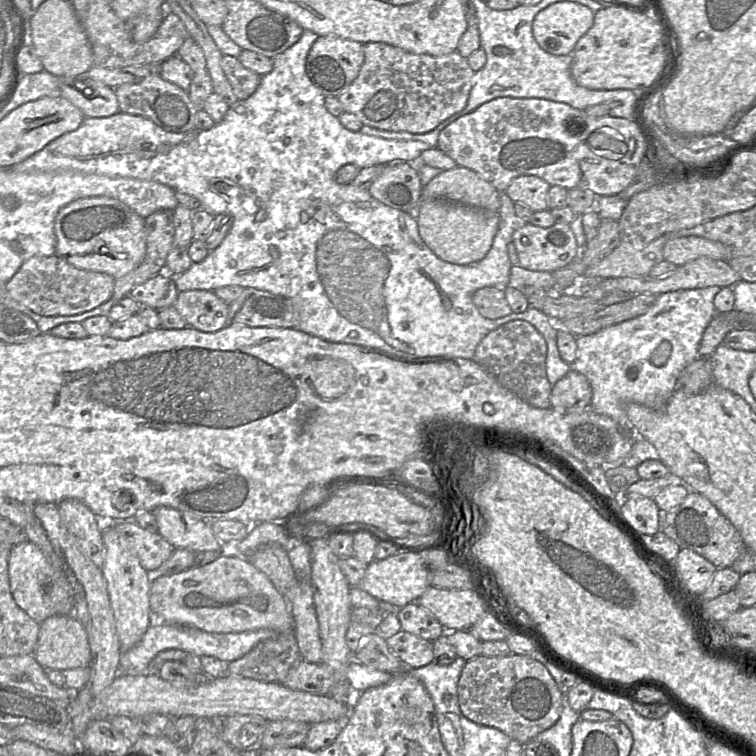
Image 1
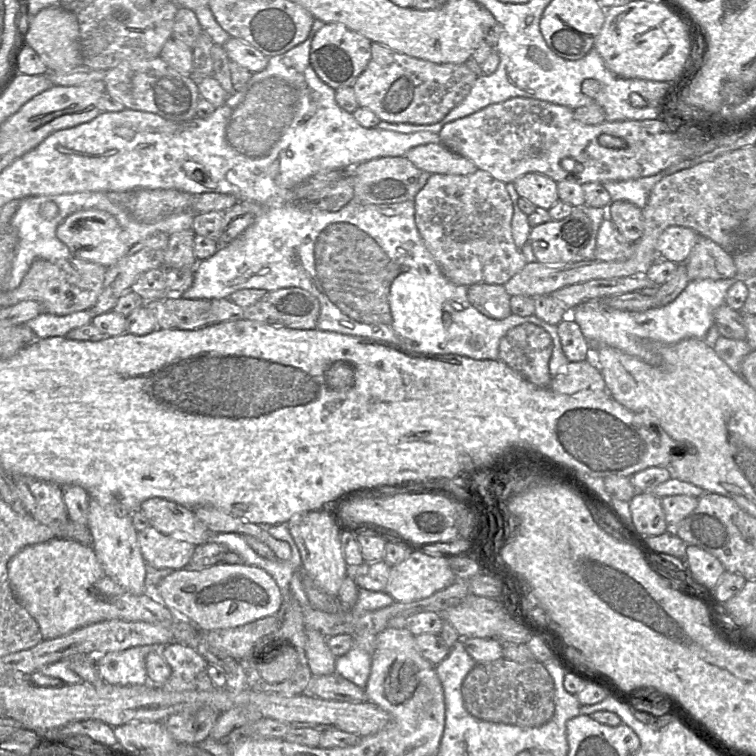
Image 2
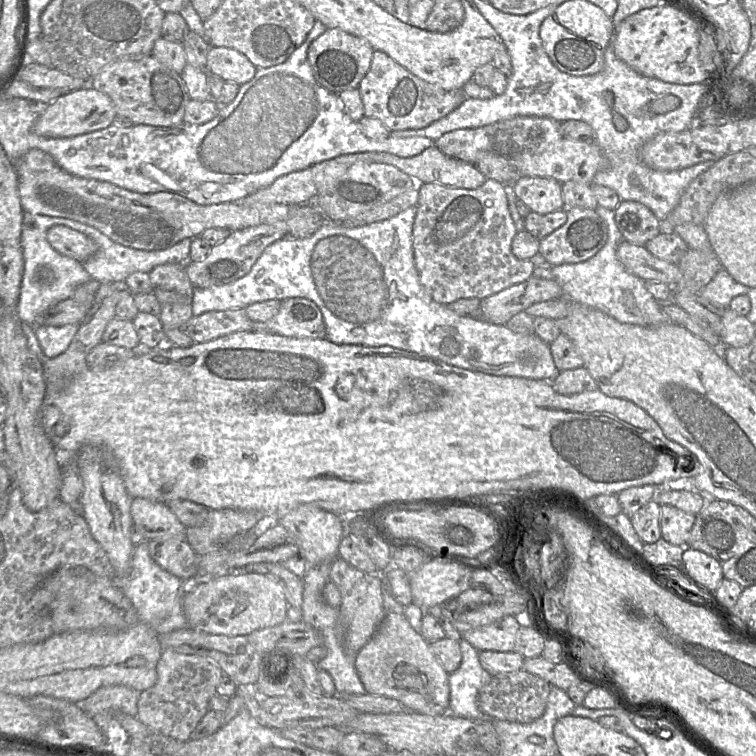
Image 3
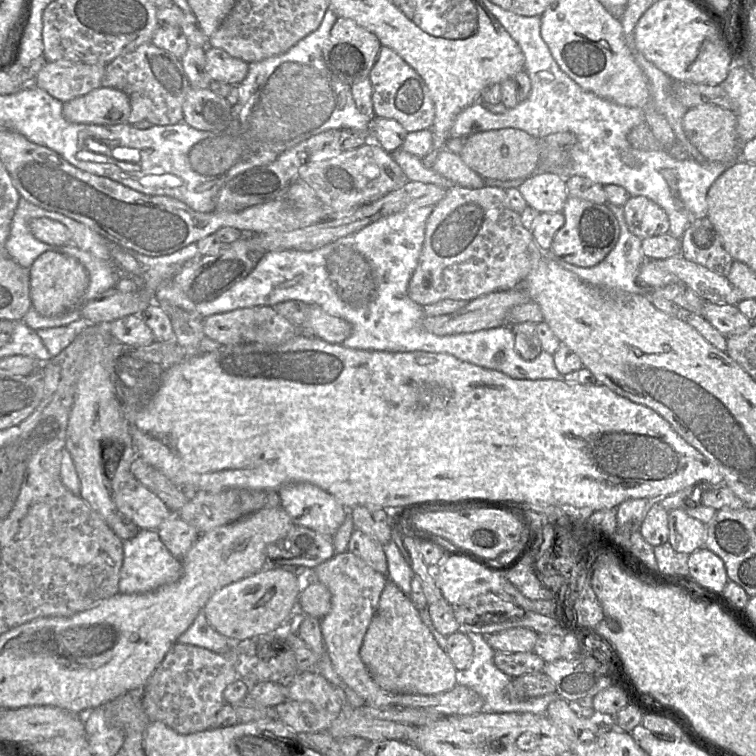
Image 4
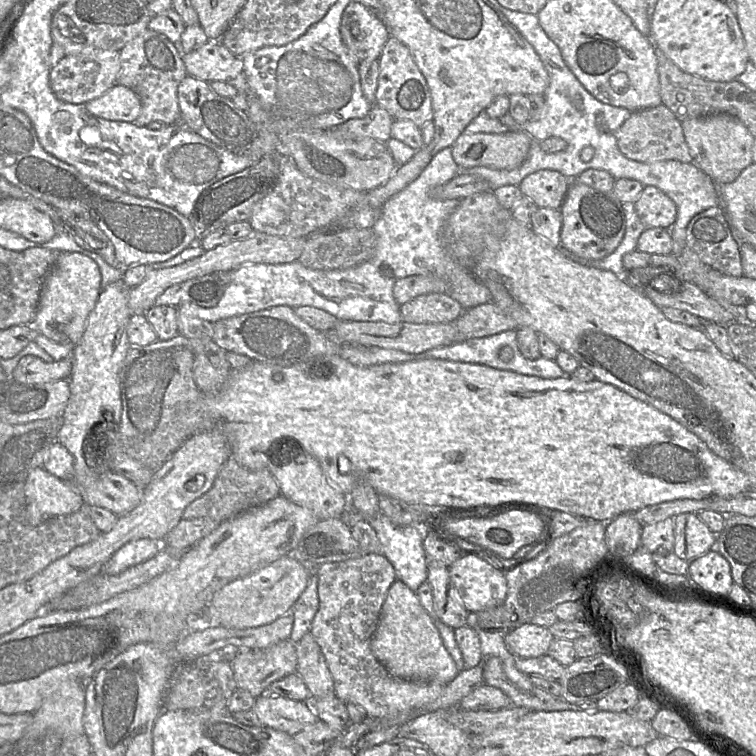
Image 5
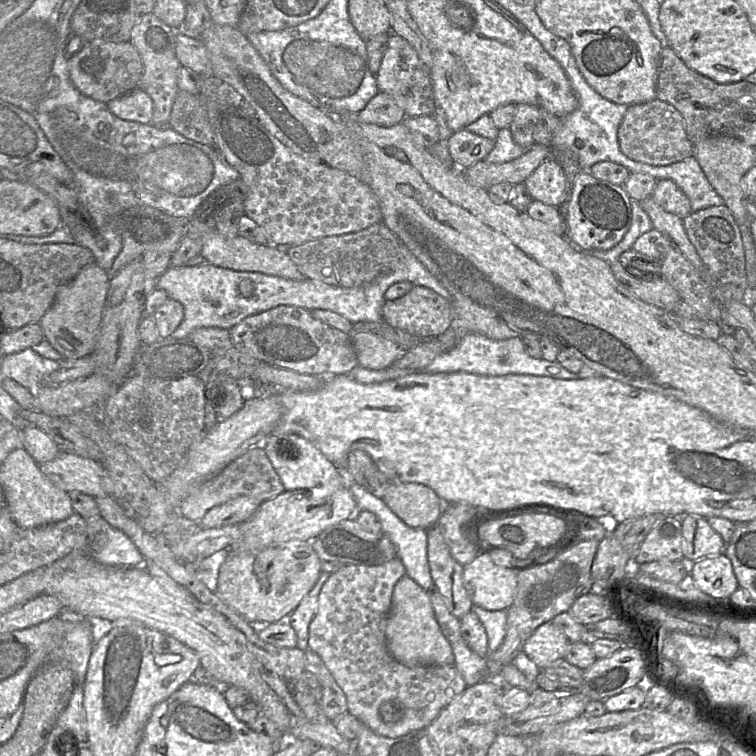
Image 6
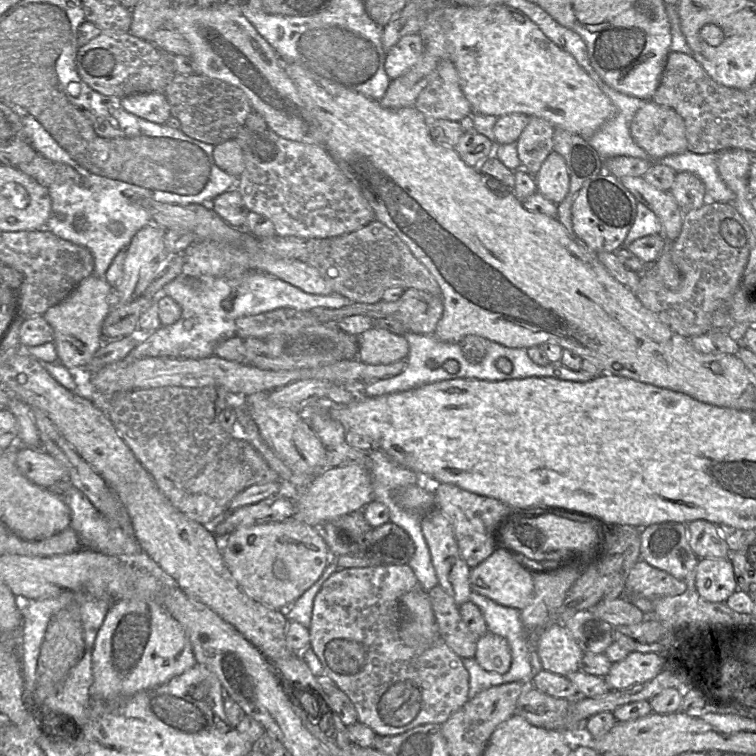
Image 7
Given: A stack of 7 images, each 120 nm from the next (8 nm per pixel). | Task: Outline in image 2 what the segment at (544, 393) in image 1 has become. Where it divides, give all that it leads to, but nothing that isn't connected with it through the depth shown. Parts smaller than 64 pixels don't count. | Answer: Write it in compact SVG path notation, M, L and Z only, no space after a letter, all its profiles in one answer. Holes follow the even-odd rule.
M534 324L510 329L499 343L499 360L533 385L546 388L551 383L549 361L553 343L549 334Z

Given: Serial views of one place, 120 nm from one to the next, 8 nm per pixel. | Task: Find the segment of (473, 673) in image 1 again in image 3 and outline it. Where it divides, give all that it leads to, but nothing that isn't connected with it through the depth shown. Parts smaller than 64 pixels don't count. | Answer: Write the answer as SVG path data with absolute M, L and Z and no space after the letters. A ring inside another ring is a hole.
M524 670L492 676L478 692L479 709L490 718L501 721L529 723L545 711L551 685L537 675Z

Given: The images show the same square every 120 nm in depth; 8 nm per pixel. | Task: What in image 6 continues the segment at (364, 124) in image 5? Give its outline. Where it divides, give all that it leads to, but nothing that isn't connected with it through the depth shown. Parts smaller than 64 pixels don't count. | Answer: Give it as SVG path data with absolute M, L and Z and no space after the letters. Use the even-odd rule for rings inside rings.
M379 92L366 107L357 114L357 120L366 124L393 126L405 120L404 110L387 93Z

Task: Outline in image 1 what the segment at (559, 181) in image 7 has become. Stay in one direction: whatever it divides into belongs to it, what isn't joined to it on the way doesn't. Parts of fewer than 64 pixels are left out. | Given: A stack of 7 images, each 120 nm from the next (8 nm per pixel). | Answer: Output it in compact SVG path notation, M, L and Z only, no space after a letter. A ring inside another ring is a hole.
M524 175L515 178L505 190L514 202L522 203L534 212L548 210L547 194L550 185L537 176Z

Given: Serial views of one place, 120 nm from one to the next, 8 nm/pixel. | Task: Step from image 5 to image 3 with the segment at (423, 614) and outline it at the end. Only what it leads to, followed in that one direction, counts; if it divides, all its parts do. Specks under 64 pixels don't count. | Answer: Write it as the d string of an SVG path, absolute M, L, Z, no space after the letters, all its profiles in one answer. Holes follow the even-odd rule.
M386 613L375 634L358 652L356 670L368 694L398 700L409 712L442 715L448 712L450 701L449 673L437 661L428 642L417 632L403 613Z

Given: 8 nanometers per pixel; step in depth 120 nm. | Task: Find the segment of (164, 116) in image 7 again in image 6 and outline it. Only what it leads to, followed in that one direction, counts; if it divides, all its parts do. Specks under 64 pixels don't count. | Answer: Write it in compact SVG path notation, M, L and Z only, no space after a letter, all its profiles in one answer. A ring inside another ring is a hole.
M139 88L107 102L106 106L120 119L142 124L152 122L153 101L145 91Z

